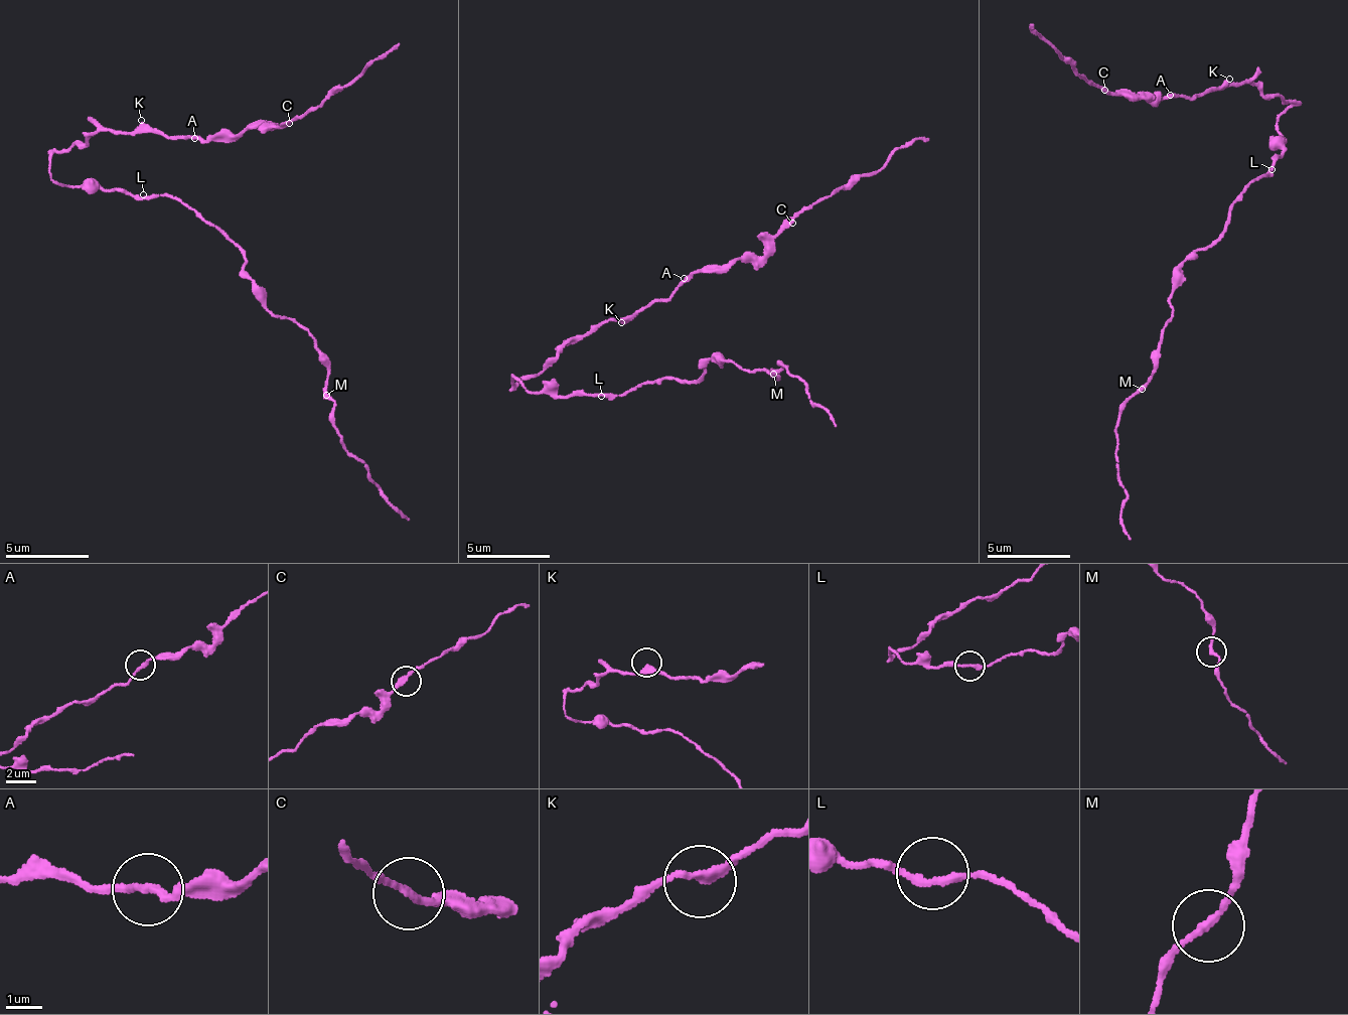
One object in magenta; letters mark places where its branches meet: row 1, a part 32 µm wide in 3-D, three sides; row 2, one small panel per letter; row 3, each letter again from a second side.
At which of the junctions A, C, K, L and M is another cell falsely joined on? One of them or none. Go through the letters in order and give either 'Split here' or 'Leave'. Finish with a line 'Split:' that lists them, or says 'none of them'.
A: Leave
C: Leave
K: Leave
L: Leave
M: Leave
Split: none of them

